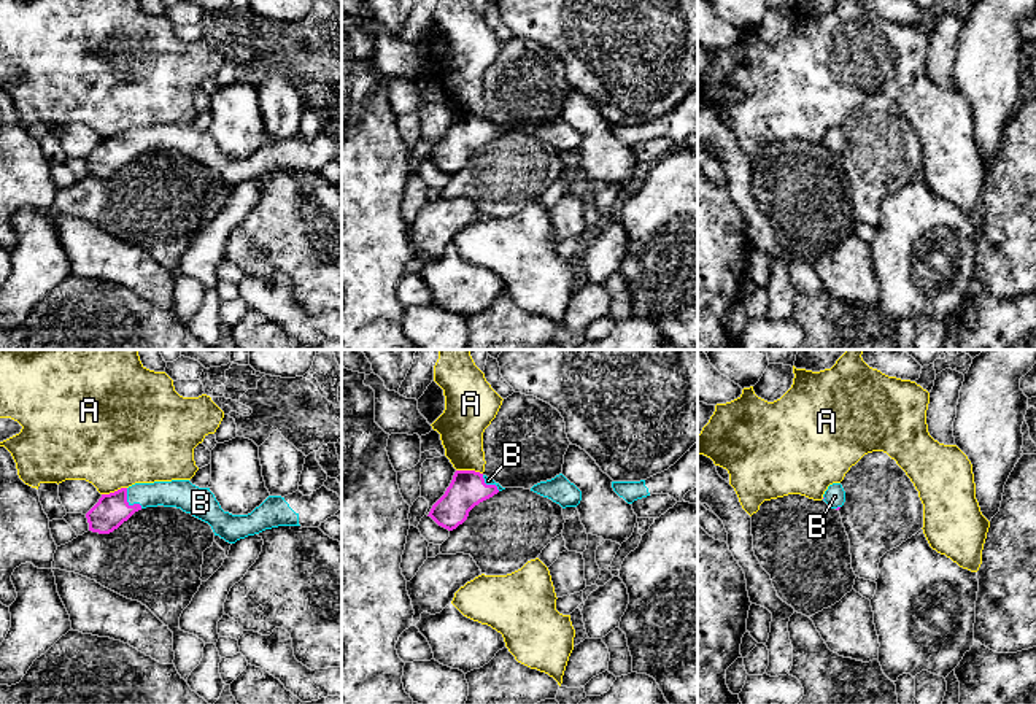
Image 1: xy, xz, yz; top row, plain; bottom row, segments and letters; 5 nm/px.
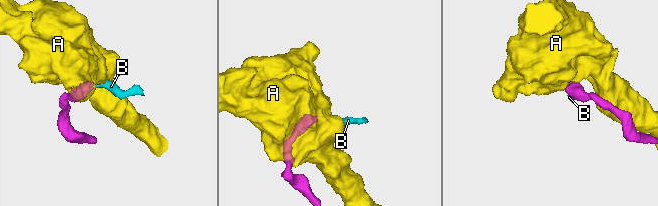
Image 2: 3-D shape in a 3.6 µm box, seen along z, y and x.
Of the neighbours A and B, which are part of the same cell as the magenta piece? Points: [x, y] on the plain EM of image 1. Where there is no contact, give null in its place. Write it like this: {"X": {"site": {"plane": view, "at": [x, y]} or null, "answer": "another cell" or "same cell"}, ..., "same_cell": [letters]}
{"A": {"site": {"plane": "xz", "at": [469, 115]}, "answer": "another cell"}, "B": {"site": {"plane": "xy", "at": [127, 146]}, "answer": "same cell"}, "same_cell": ["B"]}

